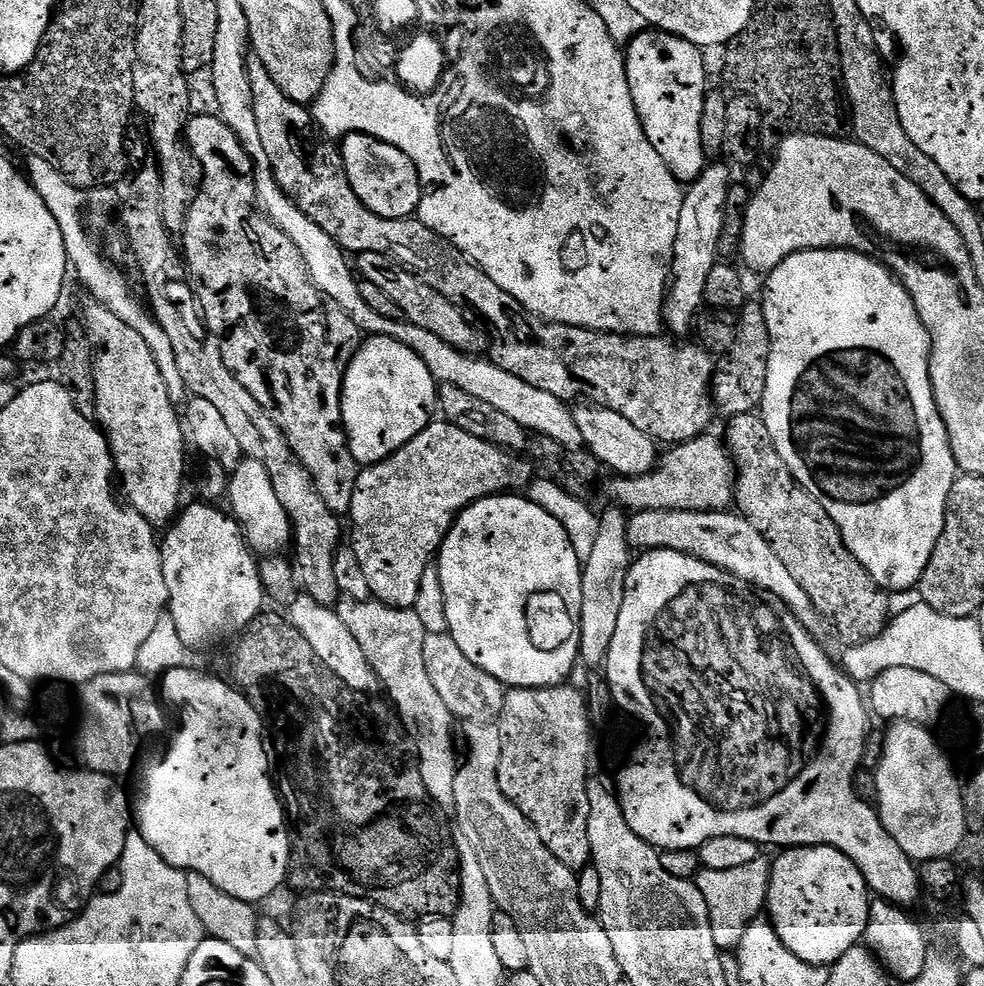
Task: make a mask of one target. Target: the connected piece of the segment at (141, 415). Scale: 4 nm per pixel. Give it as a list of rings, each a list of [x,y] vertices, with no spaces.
[[[88,302],[84,308],[84,328],[86,339],[94,349],[92,365],[94,386],[98,394],[96,420],[108,438],[108,447],[112,450],[112,463],[118,473],[119,483],[120,480],[124,483],[124,492],[128,495],[127,503],[131,511],[142,514],[142,518],[146,518],[149,524],[171,525],[181,511],[180,495],[184,492],[186,428],[182,423],[181,413],[177,405],[172,403],[170,394],[166,390],[166,382],[162,382],[162,370],[158,370],[158,362],[154,362],[154,354],[150,354],[150,346],[146,346],[138,330],[126,326],[126,322],[118,318],[118,314],[95,302]]]

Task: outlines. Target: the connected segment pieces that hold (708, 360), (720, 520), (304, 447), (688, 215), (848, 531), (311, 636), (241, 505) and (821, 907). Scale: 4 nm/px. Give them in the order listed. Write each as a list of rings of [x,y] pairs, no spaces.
[[[255,54],[249,55],[248,58],[248,77],[250,90],[254,93],[254,118],[258,118],[258,135],[262,137],[262,146],[266,149],[266,158],[270,158],[270,166],[278,186],[300,207],[302,214],[322,226],[322,230],[326,230],[326,234],[330,234],[330,238],[334,238],[336,245],[343,248],[345,253],[382,254],[396,261],[399,267],[413,272],[422,282],[426,282],[426,286],[430,286],[430,290],[438,290],[442,298],[454,302],[454,306],[462,310],[462,314],[471,324],[481,330],[486,329],[490,337],[490,359],[493,364],[506,370],[506,374],[514,374],[514,378],[522,378],[522,382],[538,390],[546,390],[546,394],[554,394],[554,398],[565,402],[580,400],[576,402],[587,402],[597,408],[614,410],[622,414],[626,422],[638,426],[642,434],[664,446],[684,444],[687,440],[705,435],[711,429],[708,428],[712,424],[712,416],[714,417],[714,357],[711,352],[696,342],[684,344],[688,342],[673,342],[671,339],[668,341],[664,340],[663,335],[630,336],[618,332],[595,332],[589,328],[555,324],[524,311],[519,302],[510,298],[510,294],[506,294],[502,286],[497,286],[474,261],[467,260],[449,240],[443,240],[419,218],[395,220],[382,218],[370,211],[350,186],[339,147],[322,139],[311,111],[305,105],[286,98],[286,94],[278,90],[274,78],[270,78],[266,66],[262,66]]]
[[[650,510],[632,512],[628,520],[628,545],[637,553],[649,550],[674,550],[718,566],[742,578],[760,592],[774,594],[798,618],[808,632],[819,633],[822,617],[810,602],[810,596],[798,586],[794,574],[786,570],[778,554],[770,550],[770,542],[744,516],[732,510],[722,512],[679,512],[678,510]]]
[[[193,115],[189,119],[188,127],[184,129],[184,138],[188,145],[188,151],[200,163],[200,169],[204,175],[200,183],[200,193],[198,198],[194,198],[194,202],[190,206],[190,214],[186,218],[186,226],[182,233],[182,239],[184,239],[182,259],[190,280],[192,276],[192,288],[196,291],[197,302],[200,303],[198,305],[199,311],[204,317],[204,323],[208,325],[209,332],[220,343],[222,358],[226,362],[230,374],[234,374],[234,378],[238,378],[238,382],[242,382],[242,386],[246,386],[246,390],[250,390],[250,394],[254,394],[258,406],[262,406],[262,410],[266,410],[266,414],[276,423],[278,430],[282,430],[282,434],[287,438],[288,444],[292,448],[292,453],[300,459],[300,465],[308,471],[308,477],[315,484],[321,498],[328,503],[330,511],[335,512],[341,518],[347,517],[352,511],[354,486],[356,485],[356,479],[360,477],[361,469],[357,465],[354,454],[350,454],[348,449],[348,434],[344,431],[340,395],[344,389],[344,375],[348,372],[350,362],[362,343],[362,333],[357,324],[331,298],[322,295],[314,286],[298,246],[294,246],[294,242],[290,242],[290,238],[286,238],[284,231],[274,221],[269,220],[258,207],[256,178],[252,170],[252,159],[246,154],[242,142],[238,142],[234,132],[230,130],[230,126],[226,126],[226,122],[221,120],[219,115],[211,115]]]
[[[724,162],[709,163],[704,173],[691,181],[690,187],[684,193],[682,214],[678,218],[678,238],[672,259],[672,279],[664,302],[664,322],[667,331],[672,331],[671,335],[676,338],[687,337],[684,335],[691,330],[692,323],[693,328],[697,323],[701,315],[700,308],[705,307],[706,278],[710,275],[710,270],[714,270],[720,256],[724,207],[728,201],[728,189],[733,183],[733,169],[727,163],[720,163]]]
[[[848,248],[799,252],[786,258],[775,270],[767,273],[766,280],[768,285],[764,288],[762,307],[768,336],[772,339],[772,353],[768,359],[766,394],[758,409],[759,415],[763,416],[766,422],[766,430],[770,430],[770,438],[782,462],[786,462],[792,477],[816,499],[822,510],[826,510],[826,514],[830,514],[830,518],[834,518],[834,526],[838,526],[844,544],[850,554],[854,554],[854,558],[862,562],[870,578],[874,578],[874,582],[878,582],[881,588],[892,594],[904,592],[907,588],[915,589],[944,529],[946,502],[958,475],[956,459],[950,450],[948,431],[932,393],[928,365],[928,359],[932,356],[932,343],[926,326],[922,326],[922,318],[918,318],[918,310],[910,294],[888,269],[879,260],[863,256],[861,252],[851,252]]]
[[[300,594],[291,601],[291,608],[292,624],[300,631],[302,638],[306,638],[306,642],[310,642],[310,650],[314,650],[316,657],[332,673],[341,677],[348,687],[361,694],[372,694],[368,692],[374,691],[376,687],[378,689],[381,687],[380,676],[372,667],[371,660],[362,650],[362,646],[358,644],[358,638],[354,638],[354,634],[350,634],[350,630],[346,630],[346,622],[342,622],[335,607],[319,604],[307,594]]]
[[[241,459],[239,467],[231,473],[226,500],[232,503],[231,515],[240,525],[240,531],[244,533],[244,539],[253,553],[272,558],[283,553],[280,551],[287,544],[289,547],[293,543],[292,519],[286,514],[282,502],[278,502],[278,494],[274,494],[274,482],[270,482],[270,474],[262,462]]]
[[[823,846],[790,848],[781,851],[777,856],[780,857],[778,857],[777,860],[773,859],[771,861],[772,877],[768,883],[768,903],[766,905],[766,912],[770,917],[772,927],[776,929],[778,938],[784,943],[786,950],[790,950],[790,954],[794,954],[802,962],[815,964],[817,966],[835,965],[836,961],[842,958],[842,954],[846,954],[846,950],[857,947],[864,939],[864,931],[868,925],[868,910],[870,907],[870,889],[868,883],[862,878],[858,866],[854,866],[854,862],[850,862],[850,858],[846,858],[846,854],[842,854],[837,848],[825,848]]]

